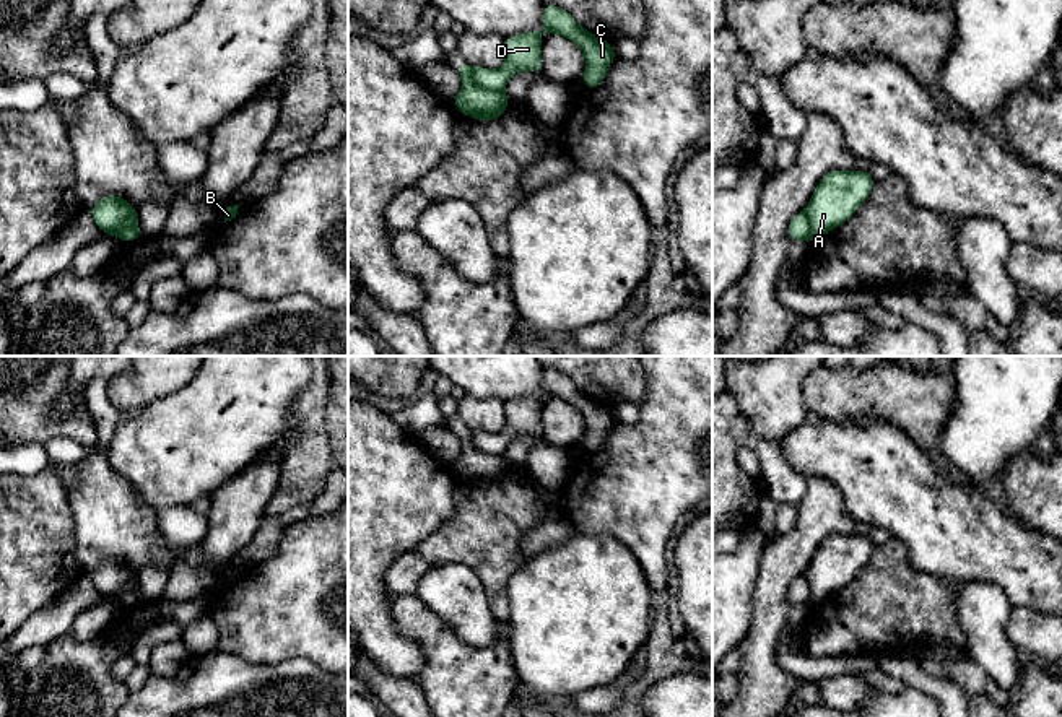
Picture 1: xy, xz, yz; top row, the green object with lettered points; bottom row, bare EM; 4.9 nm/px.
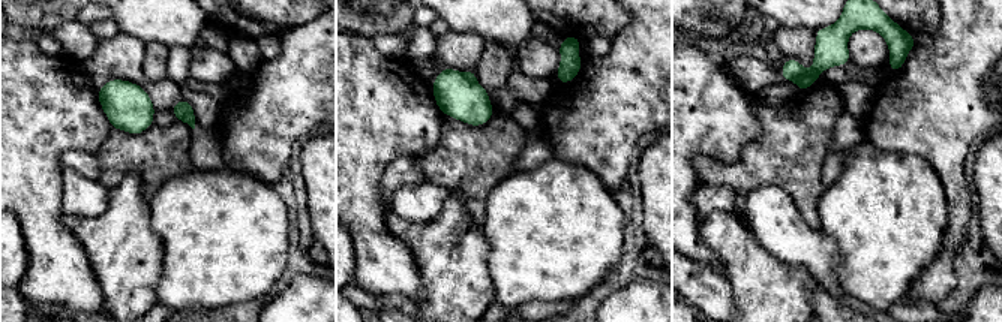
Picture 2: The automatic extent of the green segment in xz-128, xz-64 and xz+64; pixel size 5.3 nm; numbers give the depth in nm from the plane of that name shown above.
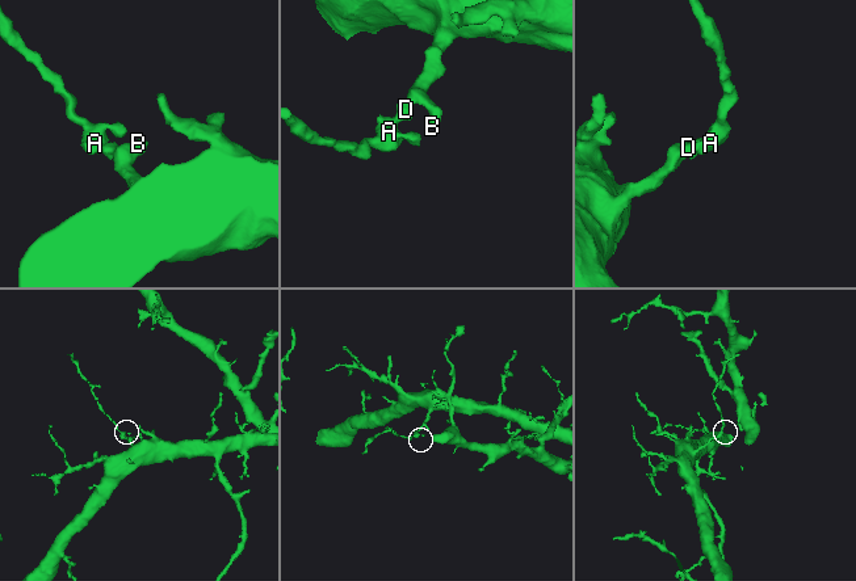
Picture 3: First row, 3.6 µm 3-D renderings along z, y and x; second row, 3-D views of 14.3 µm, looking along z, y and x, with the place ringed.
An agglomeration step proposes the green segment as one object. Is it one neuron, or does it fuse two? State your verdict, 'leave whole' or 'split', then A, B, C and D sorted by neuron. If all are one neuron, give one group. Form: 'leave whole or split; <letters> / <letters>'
split; A / B C D

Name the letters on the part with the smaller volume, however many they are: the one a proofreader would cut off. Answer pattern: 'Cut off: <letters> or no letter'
Cut off: A

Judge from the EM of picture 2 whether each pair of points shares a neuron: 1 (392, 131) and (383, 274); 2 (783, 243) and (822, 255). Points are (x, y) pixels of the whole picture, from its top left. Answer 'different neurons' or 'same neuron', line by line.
1: same neuron
2: same neuron

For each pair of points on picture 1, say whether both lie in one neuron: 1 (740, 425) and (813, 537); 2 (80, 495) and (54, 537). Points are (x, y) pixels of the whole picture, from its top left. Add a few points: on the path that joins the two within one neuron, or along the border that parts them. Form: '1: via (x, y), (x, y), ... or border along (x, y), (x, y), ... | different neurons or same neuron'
1: border along (807, 478), (804, 498), (797, 504) | different neurons
2: border along (65, 491), (77, 545) | different neurons

